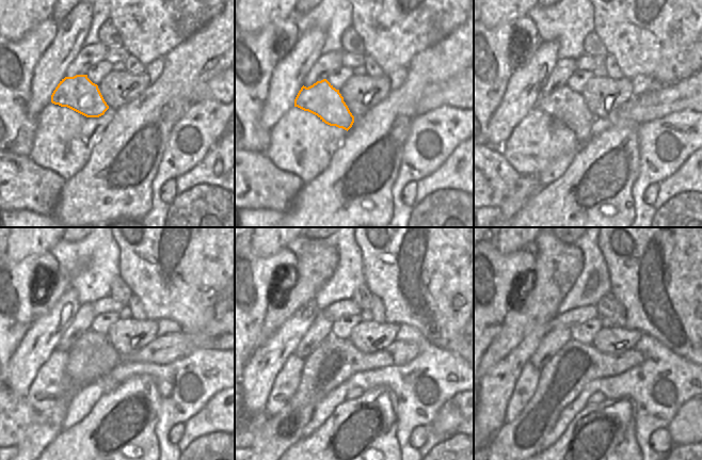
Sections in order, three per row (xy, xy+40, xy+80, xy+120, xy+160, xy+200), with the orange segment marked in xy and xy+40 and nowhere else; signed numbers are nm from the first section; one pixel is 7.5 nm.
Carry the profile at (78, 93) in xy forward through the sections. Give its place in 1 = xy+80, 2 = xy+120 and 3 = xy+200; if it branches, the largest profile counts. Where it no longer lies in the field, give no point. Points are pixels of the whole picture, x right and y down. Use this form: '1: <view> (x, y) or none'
1: xy+80 (570, 108)
2: xy+120 (92, 339)
3: xy+200 (580, 351)

